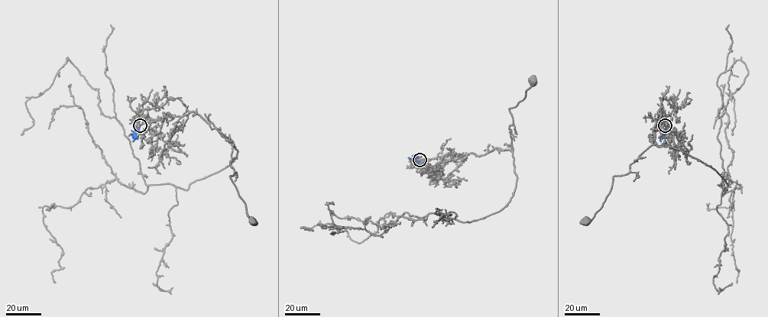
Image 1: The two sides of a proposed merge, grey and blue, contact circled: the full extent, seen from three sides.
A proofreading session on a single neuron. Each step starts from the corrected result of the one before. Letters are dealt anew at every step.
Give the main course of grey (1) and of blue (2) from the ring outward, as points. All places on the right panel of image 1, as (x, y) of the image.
1: (665, 125), (657, 111), (655, 144), (628, 173), (614, 176), (602, 206), (587, 221)
2: (665, 125), (665, 131), (660, 137), (660, 141)

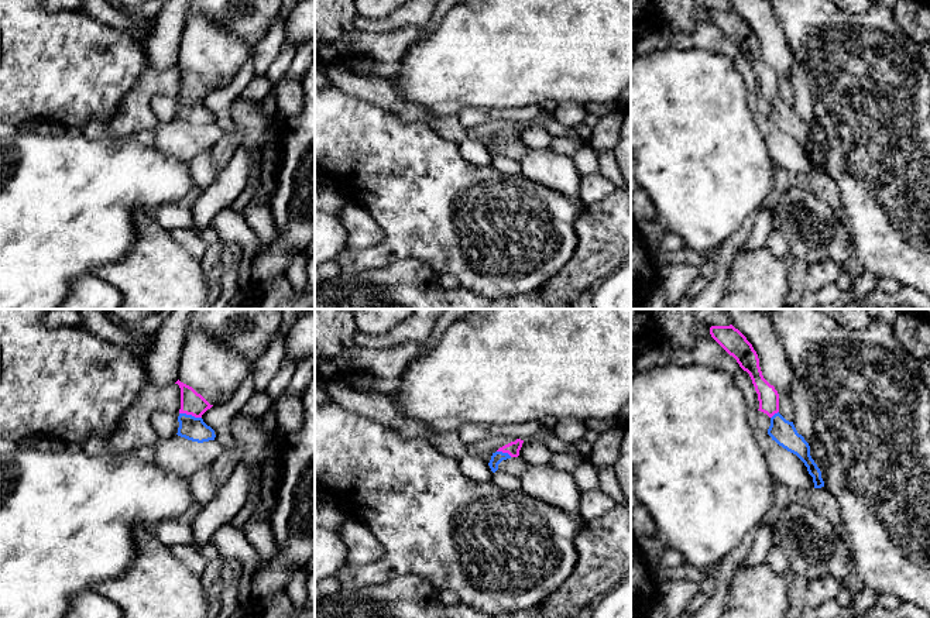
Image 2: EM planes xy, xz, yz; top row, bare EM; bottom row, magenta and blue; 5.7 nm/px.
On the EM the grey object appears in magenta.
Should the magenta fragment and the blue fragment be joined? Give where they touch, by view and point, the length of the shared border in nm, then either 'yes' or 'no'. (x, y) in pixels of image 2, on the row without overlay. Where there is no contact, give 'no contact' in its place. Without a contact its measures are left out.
meets magenta in xy at (191, 98); contact 130 nm long; yes

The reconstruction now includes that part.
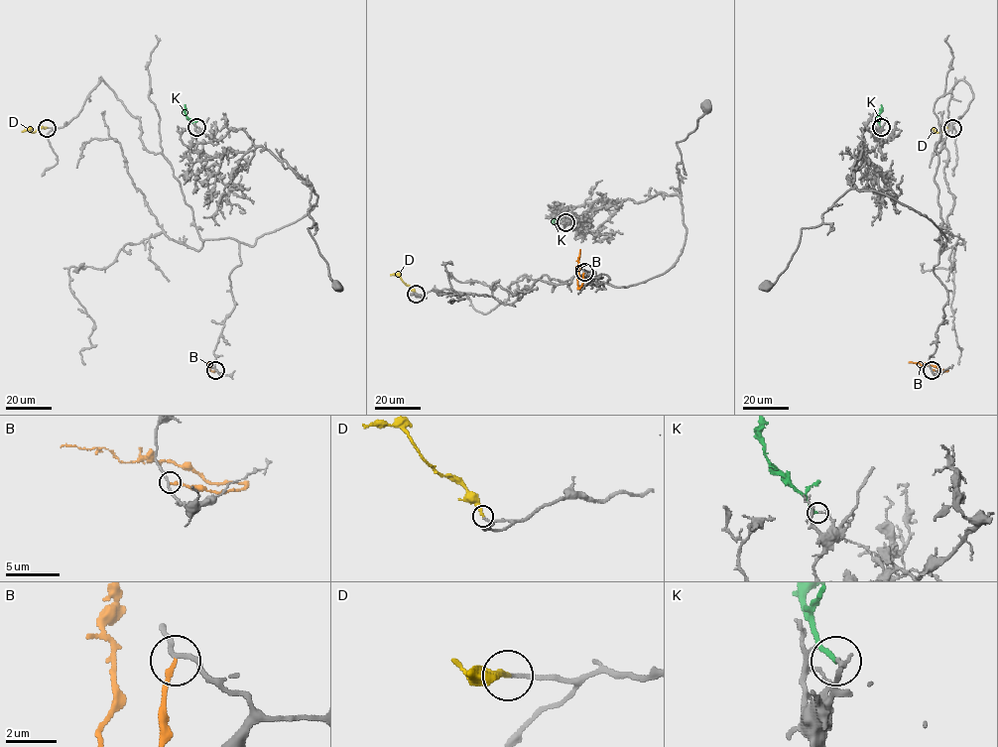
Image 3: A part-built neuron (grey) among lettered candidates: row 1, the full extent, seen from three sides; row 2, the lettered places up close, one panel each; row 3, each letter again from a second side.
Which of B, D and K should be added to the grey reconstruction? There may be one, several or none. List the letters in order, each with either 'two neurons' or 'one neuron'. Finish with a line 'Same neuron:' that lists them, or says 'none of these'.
B: two neurons
D: one neuron
K: two neurons
Same neuron: D

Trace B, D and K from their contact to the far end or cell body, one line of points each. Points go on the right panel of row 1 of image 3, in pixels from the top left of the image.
B: (932, 370), (947, 370), (909, 362)
D: (953, 127), (934, 131)
K: (881, 127), (878, 122), (881, 104)

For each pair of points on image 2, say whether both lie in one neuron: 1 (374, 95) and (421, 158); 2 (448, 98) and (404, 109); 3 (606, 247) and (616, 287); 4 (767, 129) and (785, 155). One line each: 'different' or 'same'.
1: different
2: different
3: different
4: same

